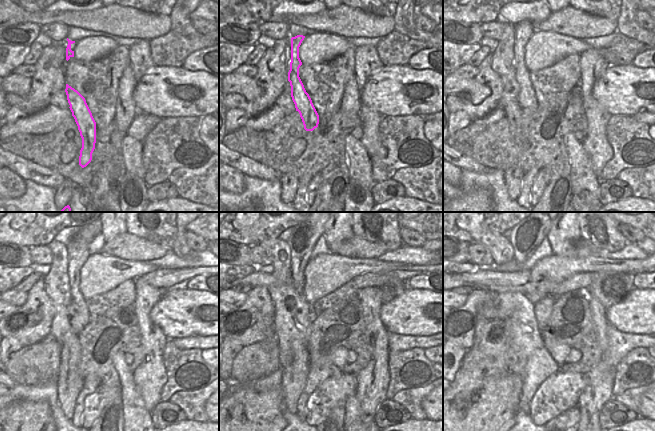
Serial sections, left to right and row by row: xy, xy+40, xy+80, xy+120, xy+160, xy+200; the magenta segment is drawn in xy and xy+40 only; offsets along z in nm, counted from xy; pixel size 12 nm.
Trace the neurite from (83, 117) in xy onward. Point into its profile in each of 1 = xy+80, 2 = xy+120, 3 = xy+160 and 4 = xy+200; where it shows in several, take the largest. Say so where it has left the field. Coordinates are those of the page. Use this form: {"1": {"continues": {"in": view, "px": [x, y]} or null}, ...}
{"1": {"continues": {"in": "xy+80", "px": [524, 29]}}, "2": {"continues": {"in": "xy+120", "px": [77, 248]}}, "3": {"continues": {"in": "xy+160", "px": [303, 237]}}, "4": {"continues": {"in": "xy+200", "px": [526, 236]}}}

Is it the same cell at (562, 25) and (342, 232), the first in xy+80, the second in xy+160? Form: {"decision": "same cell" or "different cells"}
{"decision": "different cells"}

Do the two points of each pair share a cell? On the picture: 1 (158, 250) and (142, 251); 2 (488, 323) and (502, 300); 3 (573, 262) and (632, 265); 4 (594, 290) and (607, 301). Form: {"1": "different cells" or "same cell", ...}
{"1": "same cell", "2": "same cell", "3": "same cell", "4": "same cell"}

